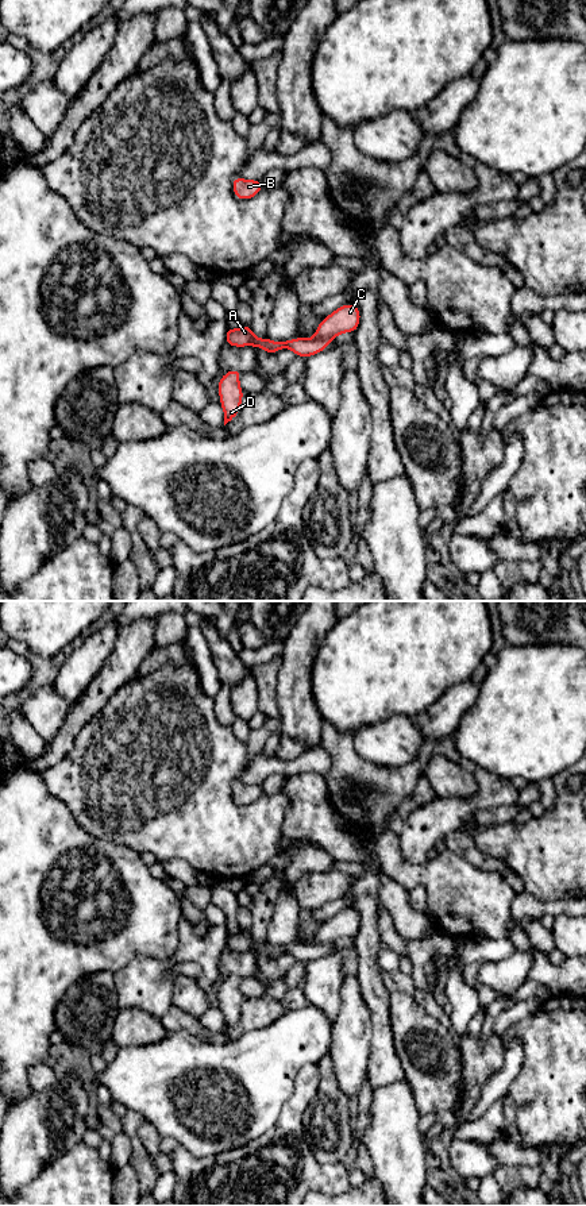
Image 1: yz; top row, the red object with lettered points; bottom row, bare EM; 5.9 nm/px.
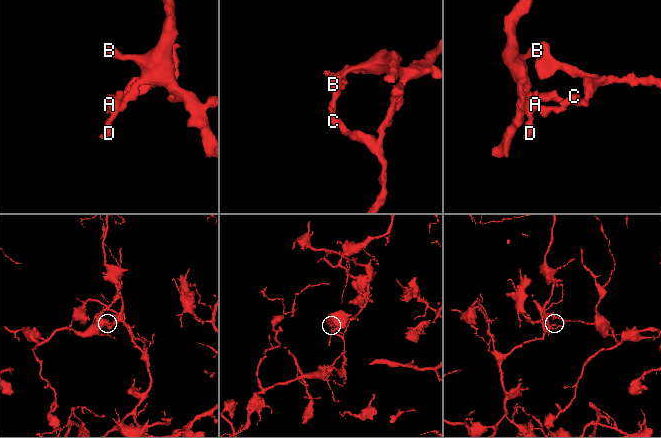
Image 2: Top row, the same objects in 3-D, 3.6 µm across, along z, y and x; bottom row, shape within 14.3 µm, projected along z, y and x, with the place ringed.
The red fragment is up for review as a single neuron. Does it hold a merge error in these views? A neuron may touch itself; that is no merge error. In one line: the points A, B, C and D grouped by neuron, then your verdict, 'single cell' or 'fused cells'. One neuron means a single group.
groups A B D / C; fused cells

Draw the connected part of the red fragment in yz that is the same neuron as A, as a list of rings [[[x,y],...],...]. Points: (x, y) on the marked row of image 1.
[[[240,325],[238,330],[225,328],[225,342],[232,347],[261,347],[267,354],[275,354],[282,348],[292,350],[297,357],[307,359],[328,348],[328,339],[296,338],[284,342],[274,342],[269,338],[259,339],[252,334],[251,325]]]

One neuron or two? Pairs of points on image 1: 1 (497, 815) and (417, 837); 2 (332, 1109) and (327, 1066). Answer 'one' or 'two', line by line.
1: two
2: one

